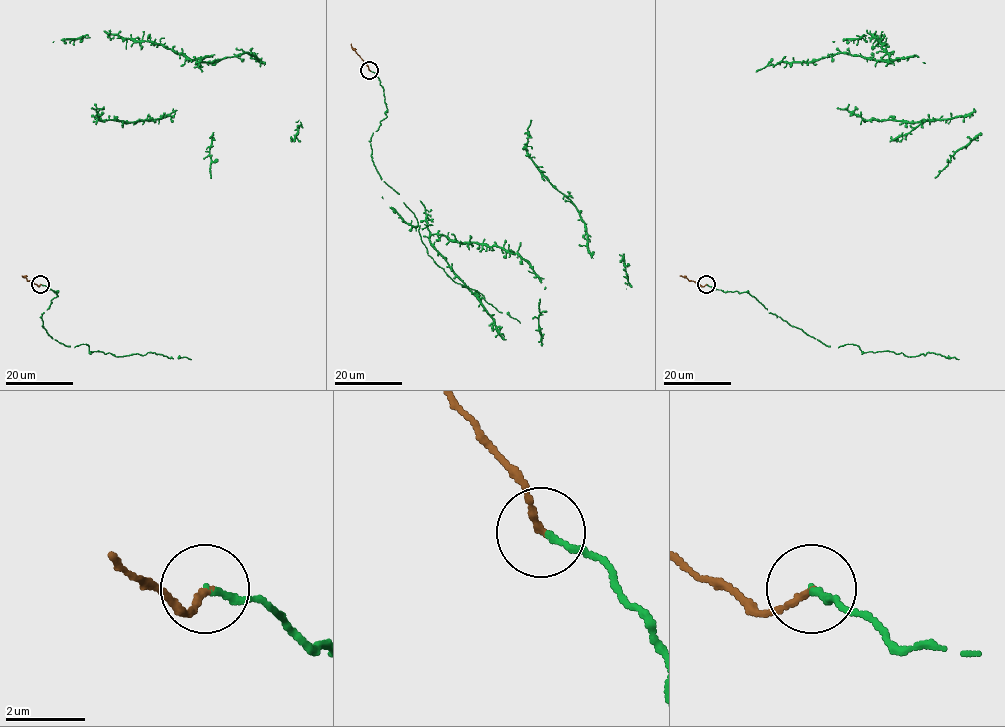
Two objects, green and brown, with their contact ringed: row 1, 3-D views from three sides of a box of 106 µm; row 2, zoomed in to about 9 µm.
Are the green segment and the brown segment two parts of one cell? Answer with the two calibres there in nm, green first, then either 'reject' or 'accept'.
140 nm thick on the green side, 160 nm on the other; accept

